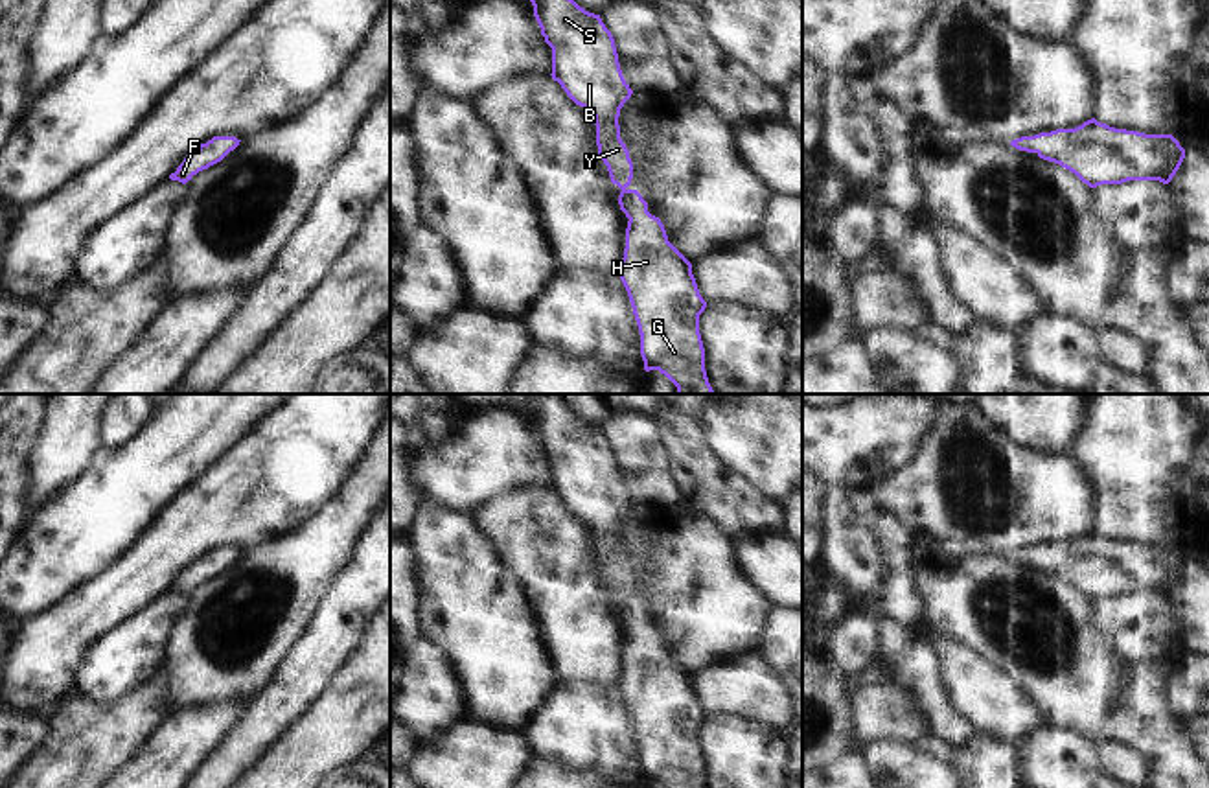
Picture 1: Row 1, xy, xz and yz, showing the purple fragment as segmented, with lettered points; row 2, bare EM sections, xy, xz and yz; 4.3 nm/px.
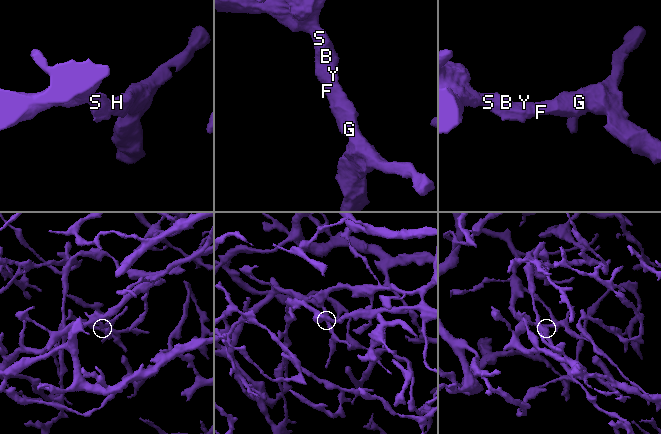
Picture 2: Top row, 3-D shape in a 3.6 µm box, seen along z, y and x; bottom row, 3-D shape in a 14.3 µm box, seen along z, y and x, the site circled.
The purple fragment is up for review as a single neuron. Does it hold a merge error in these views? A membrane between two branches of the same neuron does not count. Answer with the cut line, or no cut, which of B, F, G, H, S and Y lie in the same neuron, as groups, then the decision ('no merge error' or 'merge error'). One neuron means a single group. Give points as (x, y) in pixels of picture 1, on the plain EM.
cut none; groups B F G H S Y; no merge error

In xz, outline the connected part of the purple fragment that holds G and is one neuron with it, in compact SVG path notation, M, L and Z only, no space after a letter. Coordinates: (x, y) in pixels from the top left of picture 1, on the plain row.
M453 394L469 409L502 405L506 409L524 407L534 418L534 429L545 455L552 460L552 492L561 497L567 508L594 528L598 567L607 578L611 595L622 604L620 622L626 626L626 661L615 683L631 714L640 746L640 768L644 782L659 782L664 788L707 788L705 760L699 746L699 727L707 714L699 707L692 676L668 654L664 637L648 624L648 615L637 602L629 602L633 574L620 550L618 528L633 503L626 495L615 451L600 427L580 420L559 401L556 394Z

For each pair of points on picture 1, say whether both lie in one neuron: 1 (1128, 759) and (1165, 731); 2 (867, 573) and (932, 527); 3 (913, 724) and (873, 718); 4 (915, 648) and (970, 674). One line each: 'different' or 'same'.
1: different
2: different
3: same
4: different

